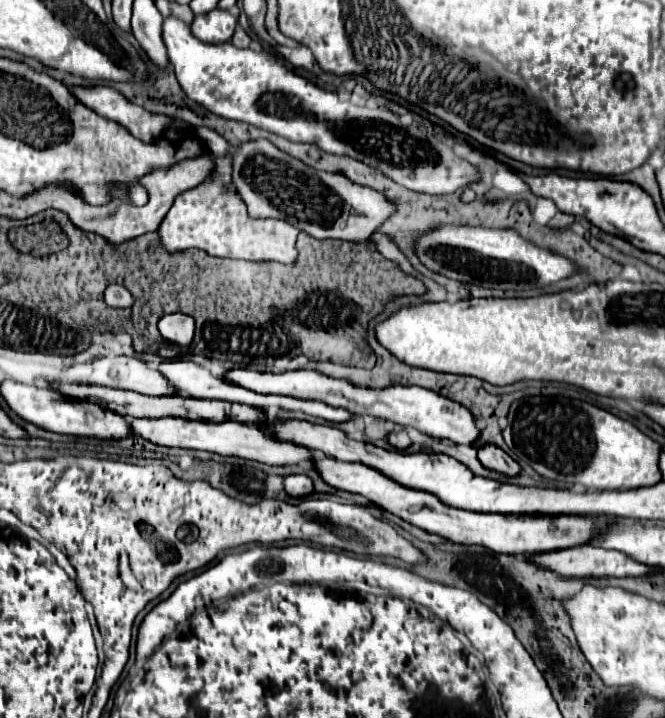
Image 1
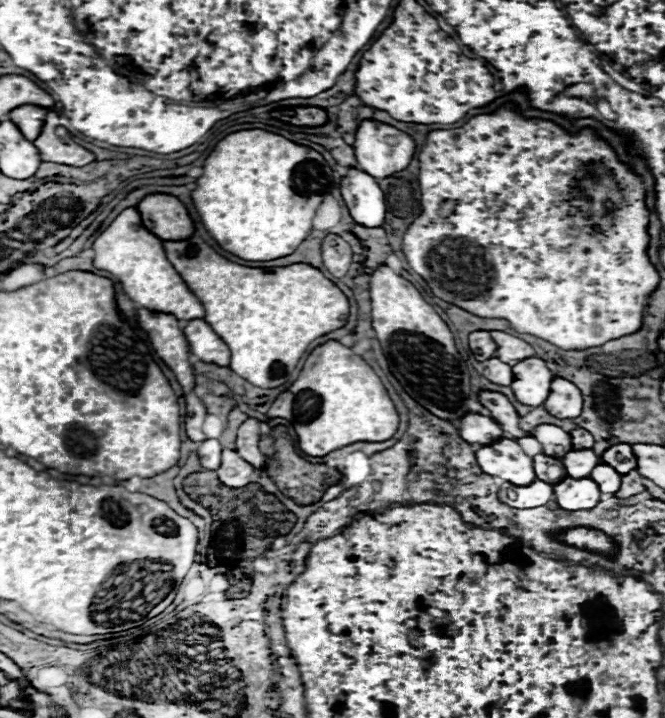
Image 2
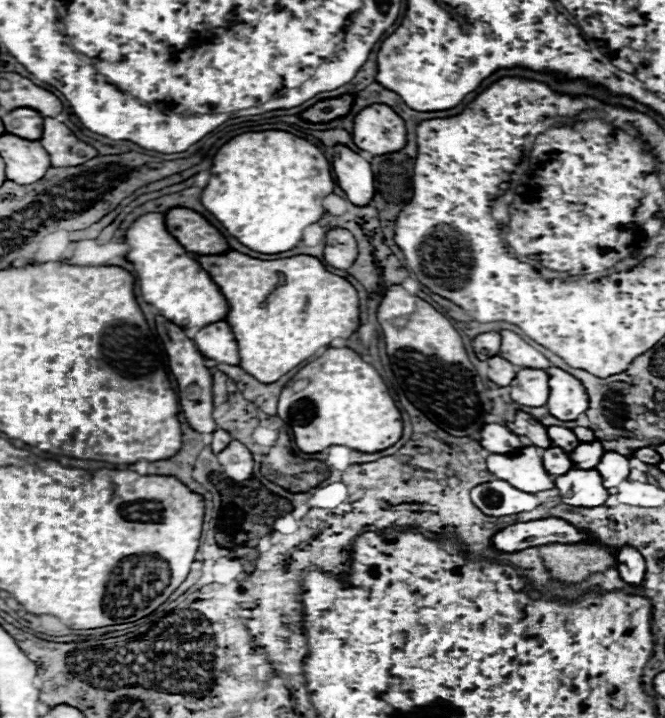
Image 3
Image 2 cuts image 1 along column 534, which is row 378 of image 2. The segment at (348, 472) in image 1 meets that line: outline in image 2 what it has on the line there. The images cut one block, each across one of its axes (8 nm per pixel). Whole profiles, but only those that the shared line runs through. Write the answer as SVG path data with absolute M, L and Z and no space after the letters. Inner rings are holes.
M540 358L520 360L512 366L512 372L514 382L510 388L514 390L516 400L526 406L542 406L550 394L550 384L554 380L546 364Z

